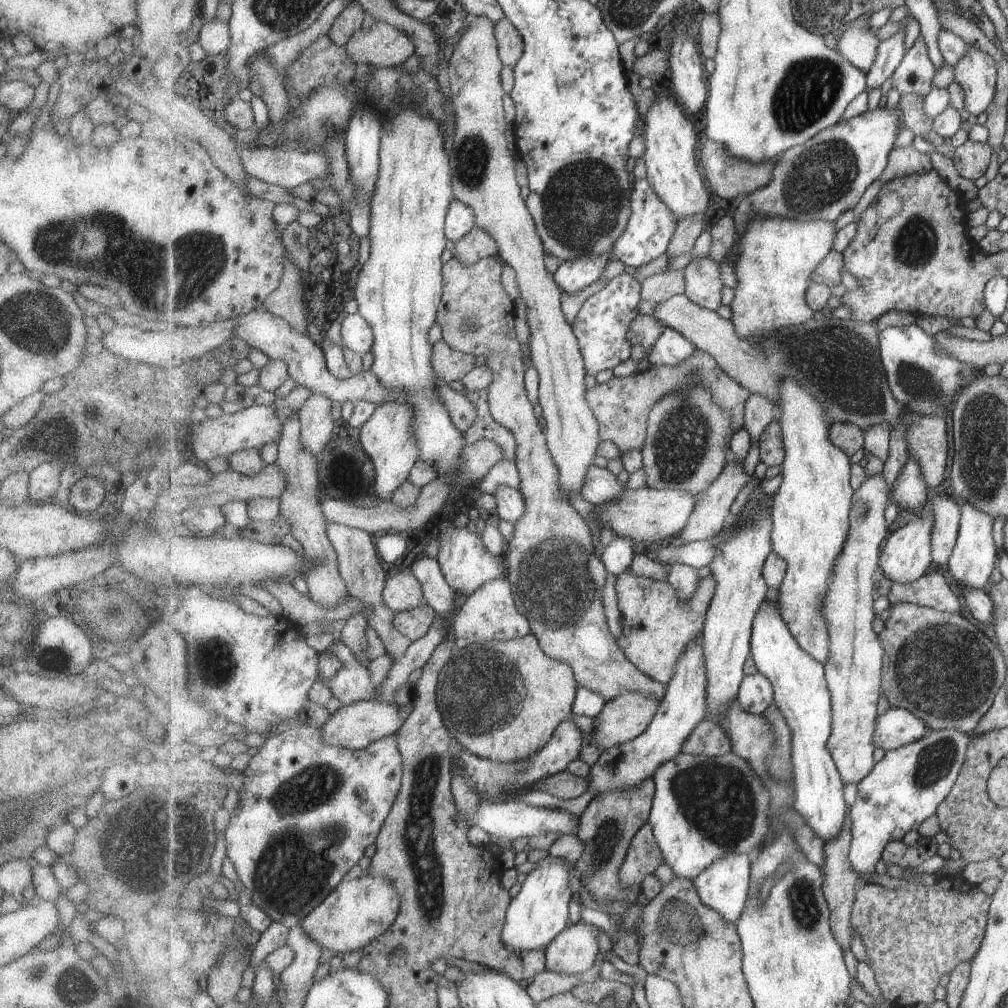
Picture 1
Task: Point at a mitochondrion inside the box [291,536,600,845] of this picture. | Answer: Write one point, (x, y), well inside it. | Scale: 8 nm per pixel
(483, 692)

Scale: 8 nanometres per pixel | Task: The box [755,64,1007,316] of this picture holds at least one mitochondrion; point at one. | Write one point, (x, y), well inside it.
(817, 179)

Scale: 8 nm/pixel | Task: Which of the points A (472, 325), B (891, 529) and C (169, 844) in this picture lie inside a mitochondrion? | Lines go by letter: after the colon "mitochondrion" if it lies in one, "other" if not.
A: mitochondrion
B: other
C: mitochondrion

